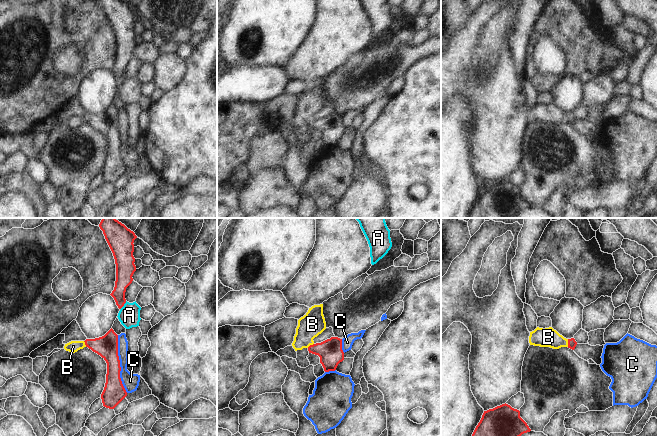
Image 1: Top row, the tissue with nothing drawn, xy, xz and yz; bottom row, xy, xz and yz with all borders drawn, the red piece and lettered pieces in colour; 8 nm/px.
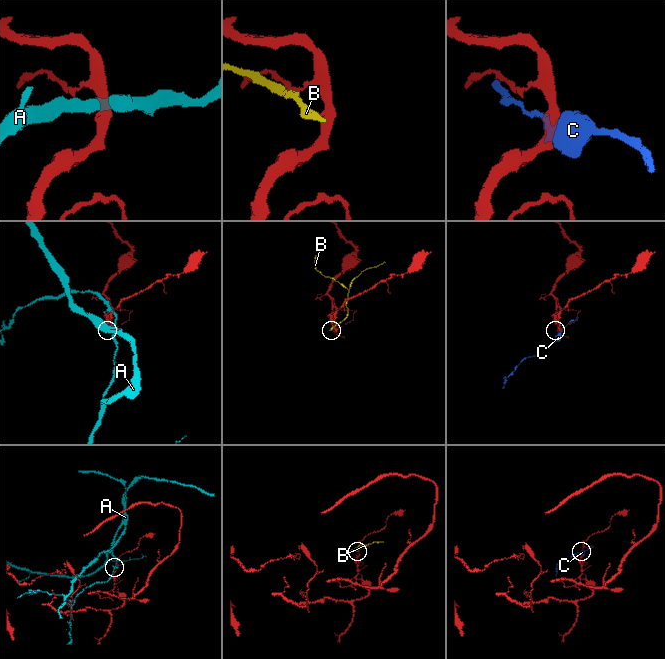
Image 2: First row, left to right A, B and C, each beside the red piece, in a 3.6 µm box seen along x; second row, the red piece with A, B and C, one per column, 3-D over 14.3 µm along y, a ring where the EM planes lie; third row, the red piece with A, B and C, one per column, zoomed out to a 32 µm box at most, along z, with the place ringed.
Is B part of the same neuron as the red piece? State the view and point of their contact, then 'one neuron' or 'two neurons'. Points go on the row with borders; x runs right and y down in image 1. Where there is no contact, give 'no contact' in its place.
yz (568, 343) | two neurons

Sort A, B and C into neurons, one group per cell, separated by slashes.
A / B / C

